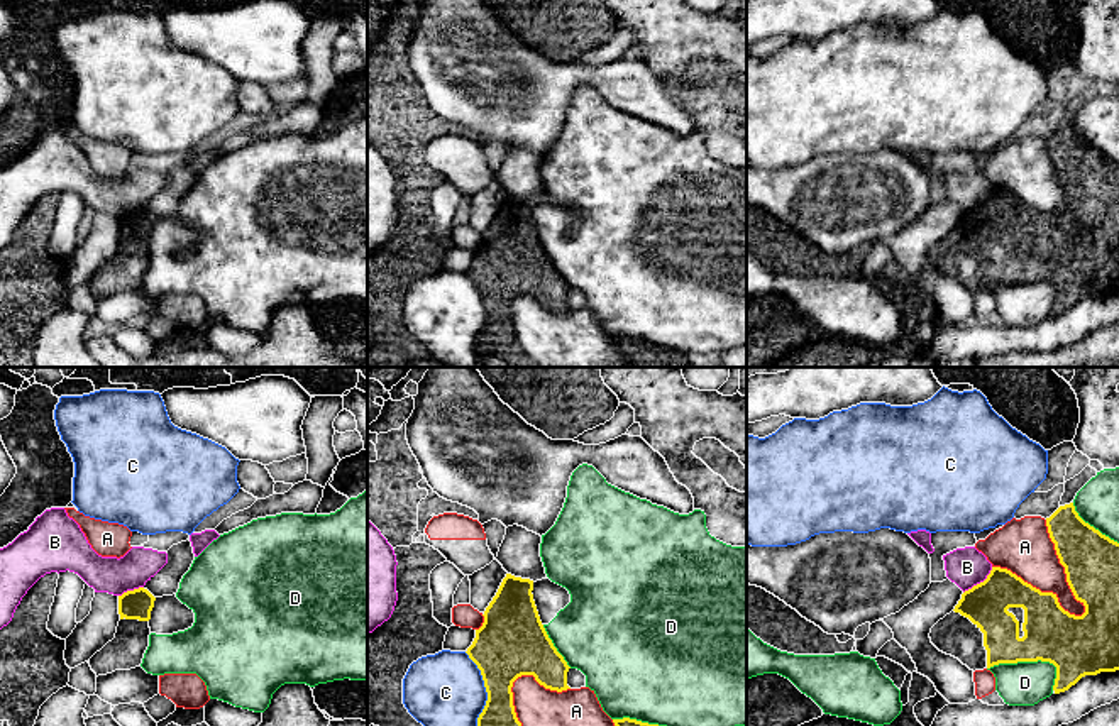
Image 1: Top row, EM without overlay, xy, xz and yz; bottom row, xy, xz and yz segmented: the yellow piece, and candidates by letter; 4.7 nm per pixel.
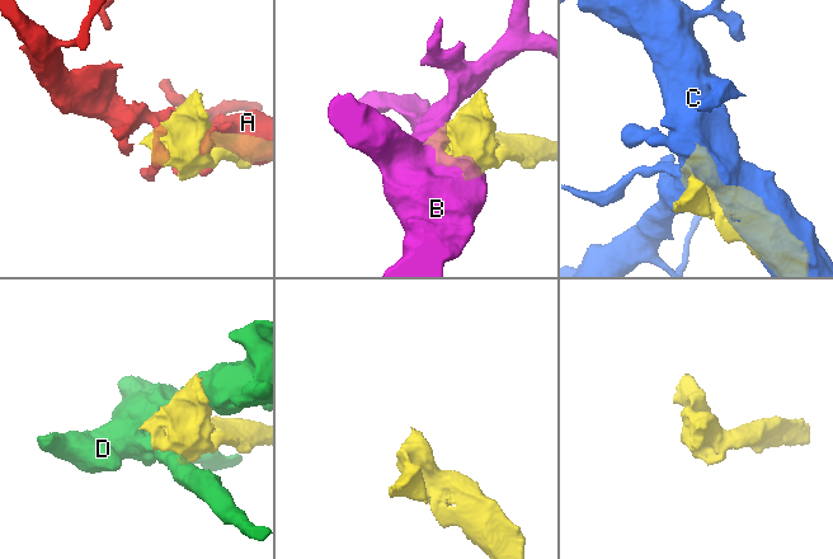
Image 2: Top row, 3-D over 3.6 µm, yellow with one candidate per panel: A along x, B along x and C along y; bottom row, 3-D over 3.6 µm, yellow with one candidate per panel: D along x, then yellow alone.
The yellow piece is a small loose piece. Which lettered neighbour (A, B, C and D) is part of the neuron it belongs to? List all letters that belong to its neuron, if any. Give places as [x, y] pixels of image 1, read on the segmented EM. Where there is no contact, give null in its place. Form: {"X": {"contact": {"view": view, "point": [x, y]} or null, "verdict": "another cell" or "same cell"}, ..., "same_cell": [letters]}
{"A": {"contact": {"view": "yz", "point": [1040, 591]}, "verdict": "another cell"}, "B": {"contact": {"view": "yz", "point": [981, 582]}, "verdict": "another cell"}, "C": {"contact": {"view": "xz", "point": [486, 689]}, "verdict": "another cell"}, "D": {"contact": {"view": "yz", "point": [1026, 660]}, "verdict": "another cell"}, "same_cell": []}

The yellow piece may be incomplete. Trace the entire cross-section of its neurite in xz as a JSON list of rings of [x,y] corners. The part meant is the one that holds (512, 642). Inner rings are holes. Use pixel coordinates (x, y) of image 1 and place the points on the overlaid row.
[[[506,574],[466,652],[481,670],[488,692],[477,726],[521,726],[511,692],[521,675],[533,675],[550,690],[571,689],[571,667],[548,638],[532,591],[533,580]]]

